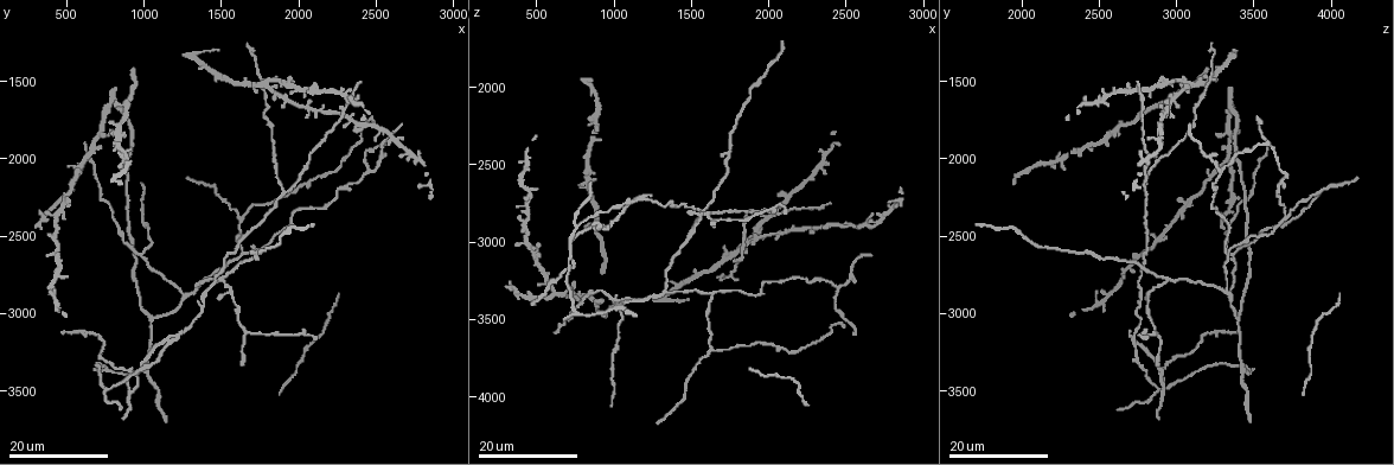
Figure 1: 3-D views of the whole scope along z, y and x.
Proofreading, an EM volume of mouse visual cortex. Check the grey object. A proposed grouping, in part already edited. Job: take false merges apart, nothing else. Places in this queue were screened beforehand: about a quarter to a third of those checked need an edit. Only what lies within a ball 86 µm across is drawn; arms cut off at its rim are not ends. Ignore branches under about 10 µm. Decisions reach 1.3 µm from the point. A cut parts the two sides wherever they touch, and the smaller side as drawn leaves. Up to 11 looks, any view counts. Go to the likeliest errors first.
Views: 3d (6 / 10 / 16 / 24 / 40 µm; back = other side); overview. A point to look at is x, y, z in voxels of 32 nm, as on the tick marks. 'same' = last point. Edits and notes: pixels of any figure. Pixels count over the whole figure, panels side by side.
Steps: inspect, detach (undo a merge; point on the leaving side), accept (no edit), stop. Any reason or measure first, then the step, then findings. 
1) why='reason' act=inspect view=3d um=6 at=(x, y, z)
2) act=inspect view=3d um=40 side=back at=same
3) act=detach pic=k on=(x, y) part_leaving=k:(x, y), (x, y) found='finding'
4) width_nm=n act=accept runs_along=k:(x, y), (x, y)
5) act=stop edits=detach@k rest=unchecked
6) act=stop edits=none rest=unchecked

why='four arms meet' act=inspect view=3d um=16 at=(1160, 3180, 2720)

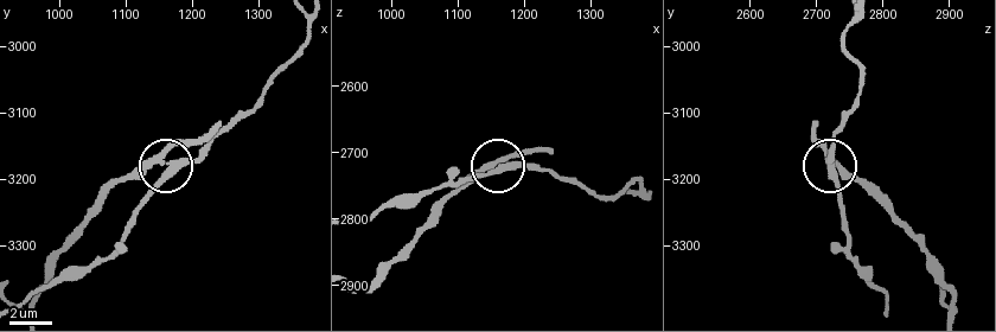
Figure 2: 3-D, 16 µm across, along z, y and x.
act=inspect view=3d um=6 at=(1170, 3175, 2720)

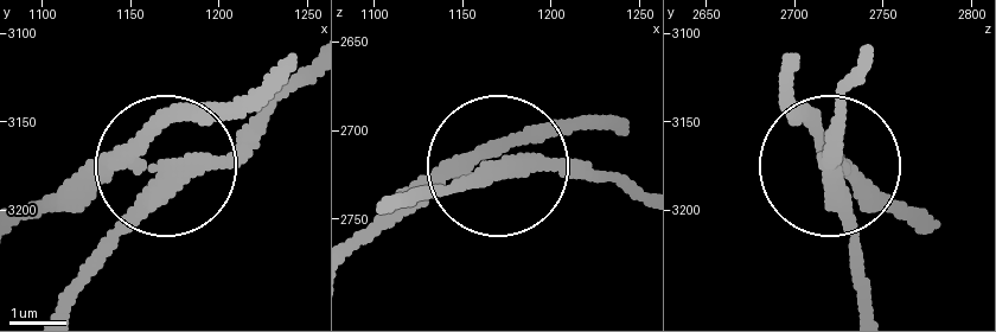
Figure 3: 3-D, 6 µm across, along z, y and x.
arms=4 act=detach pic=3 on=(95, 182) part_leaving=3:(165, 164), (84, 168), (27, 216) found='two neurons meet here'

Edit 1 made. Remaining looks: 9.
act=inspect view=overview

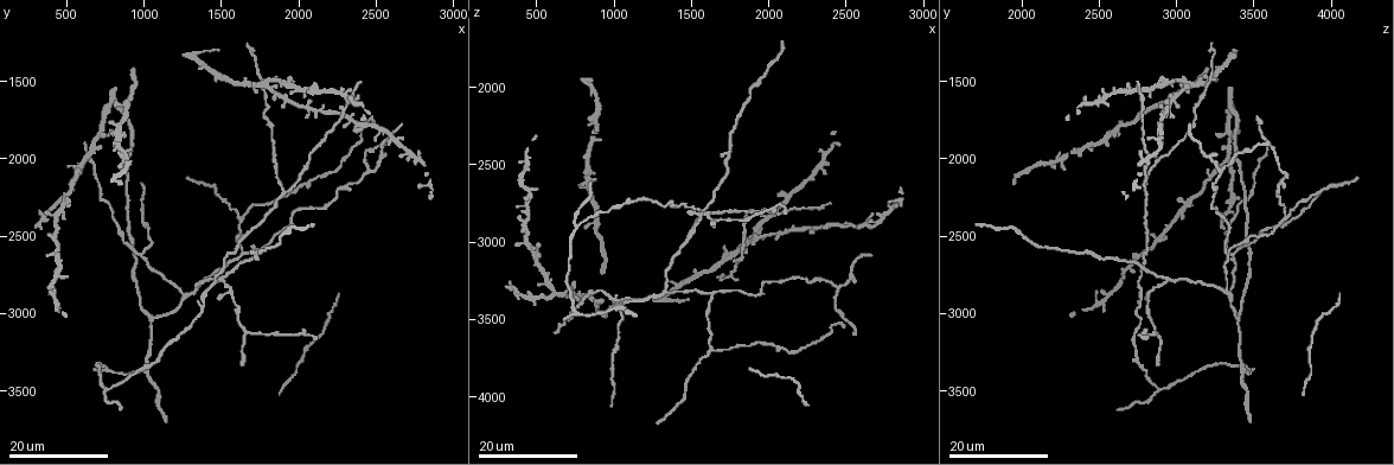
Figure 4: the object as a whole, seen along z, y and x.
why='two arms in line, one across' act=inspect view=3d um=16 at=(2080, 2160, 3680)

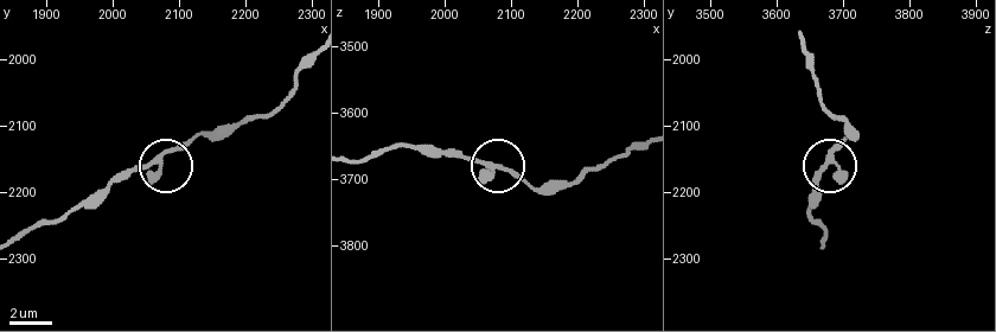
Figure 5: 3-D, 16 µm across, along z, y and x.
act=inspect view=3d um=6 at=(2070, 2150, 3685)

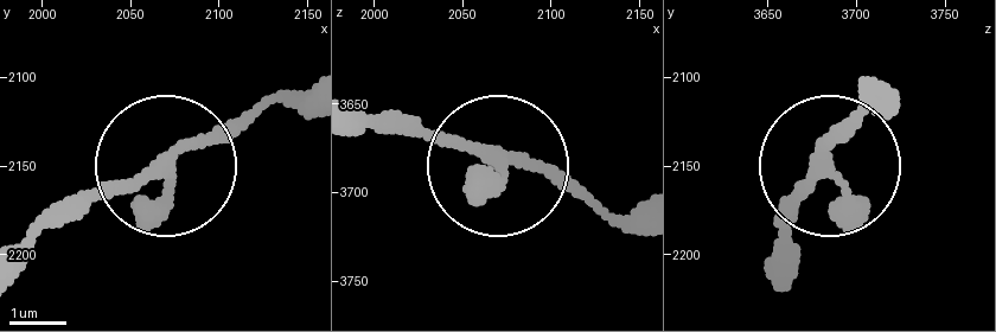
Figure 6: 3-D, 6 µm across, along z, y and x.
act=accept found='continuous, no second neuron'

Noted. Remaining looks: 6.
why='three arms meet' act=inspect view=3d um=16 at=(2460, 2080, 3280)

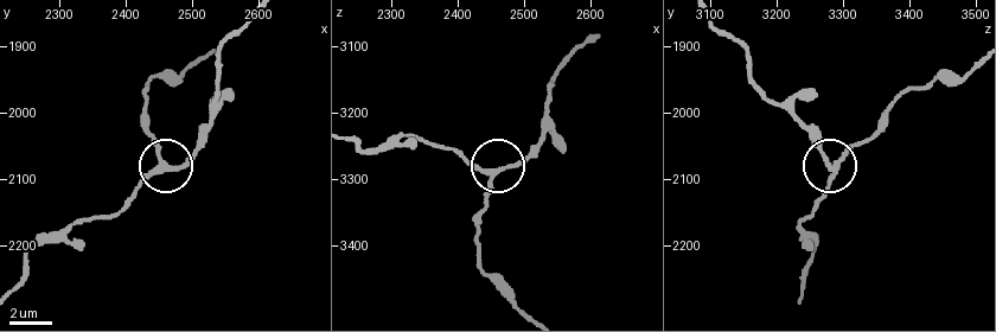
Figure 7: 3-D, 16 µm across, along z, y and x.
act=inspect view=3d um=6 at=(2460, 2075, 3285)

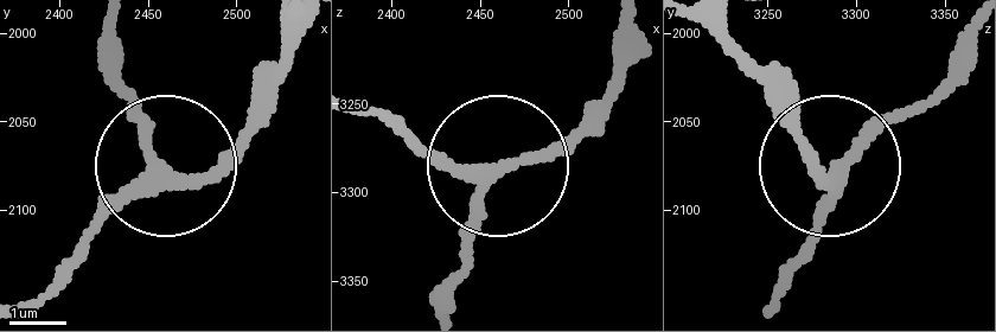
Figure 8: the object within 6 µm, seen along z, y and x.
act=accept runs_along=8:(356, 104), (489, 176), (455, 307) found='one neuron here'

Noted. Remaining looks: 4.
act=inspect view=3d um=16 at=(1900, 2220, 2780)

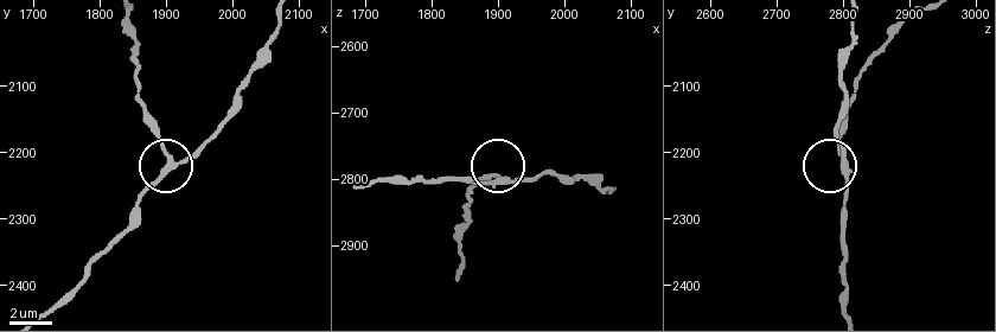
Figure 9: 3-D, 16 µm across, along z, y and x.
why='zoom in' act=inspect view=3d um=6 at=(1910, 2220, 2800)

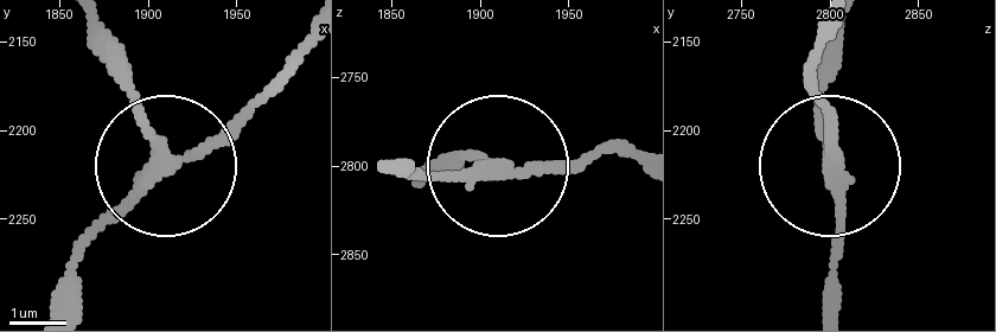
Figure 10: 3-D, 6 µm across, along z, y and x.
act=inspect view=3d um=6 side=back at=(1912, 2216, 2804)

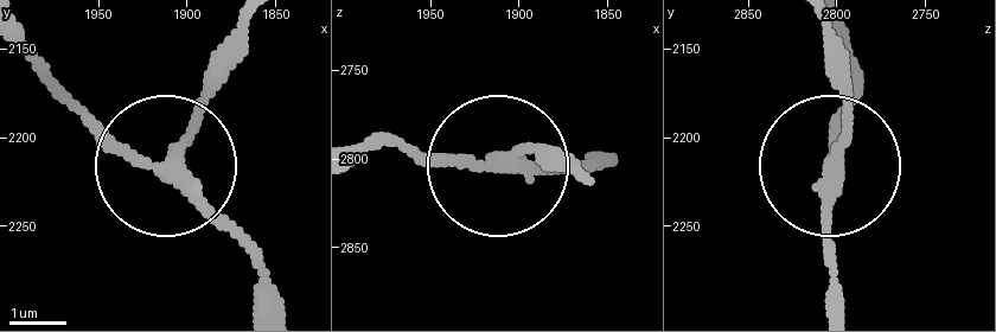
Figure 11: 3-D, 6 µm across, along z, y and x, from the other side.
act=accept runs_along=11:(281, 304), (243, 232), (36, 53) found='one neuron here'

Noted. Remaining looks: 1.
act=stop edits=detach@3 rest=unchecked

